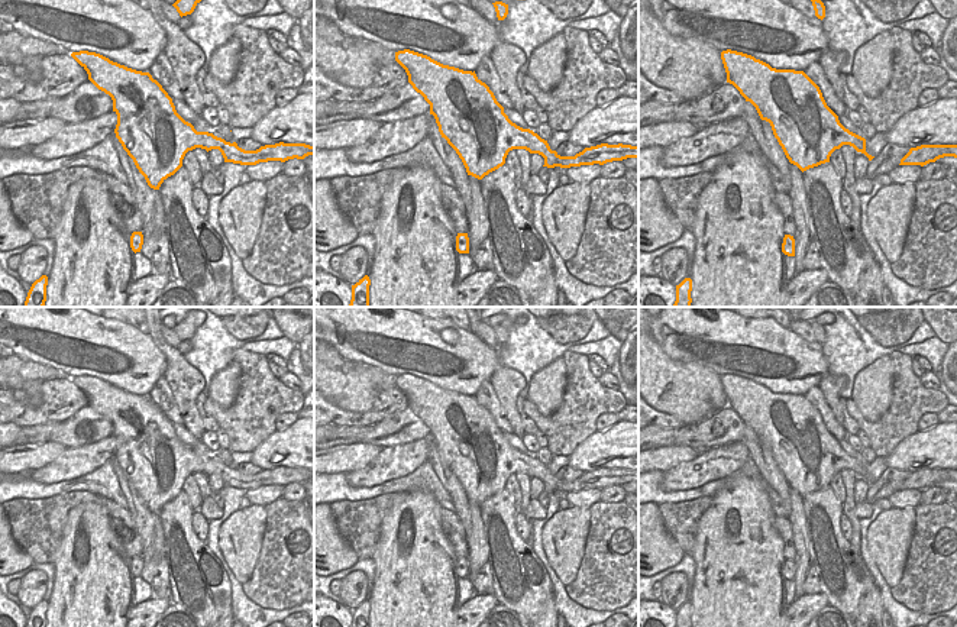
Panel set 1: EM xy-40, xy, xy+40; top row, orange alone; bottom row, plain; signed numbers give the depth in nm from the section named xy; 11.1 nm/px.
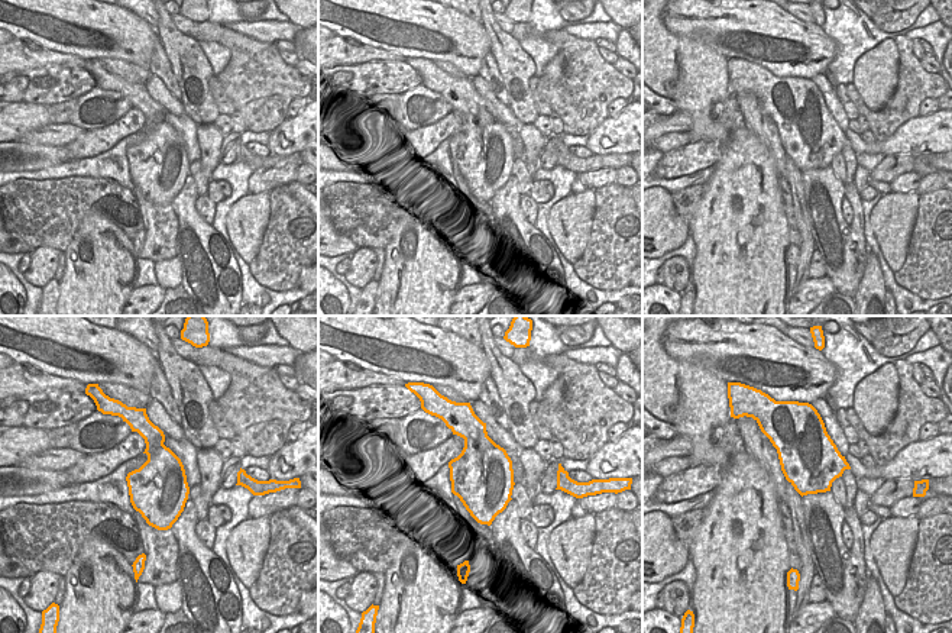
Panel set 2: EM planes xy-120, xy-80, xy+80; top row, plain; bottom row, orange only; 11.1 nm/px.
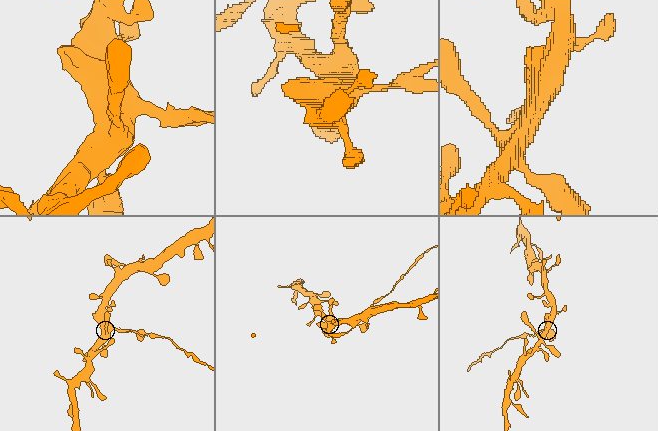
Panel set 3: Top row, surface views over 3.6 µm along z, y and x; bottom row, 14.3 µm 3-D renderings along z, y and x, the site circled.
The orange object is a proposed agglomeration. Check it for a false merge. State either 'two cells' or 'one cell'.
two cells

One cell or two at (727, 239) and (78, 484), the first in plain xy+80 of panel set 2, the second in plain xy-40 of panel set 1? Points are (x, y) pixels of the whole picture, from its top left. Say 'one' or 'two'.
two

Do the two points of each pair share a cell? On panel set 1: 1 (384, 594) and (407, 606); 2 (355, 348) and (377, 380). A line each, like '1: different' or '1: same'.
1: same
2: different

